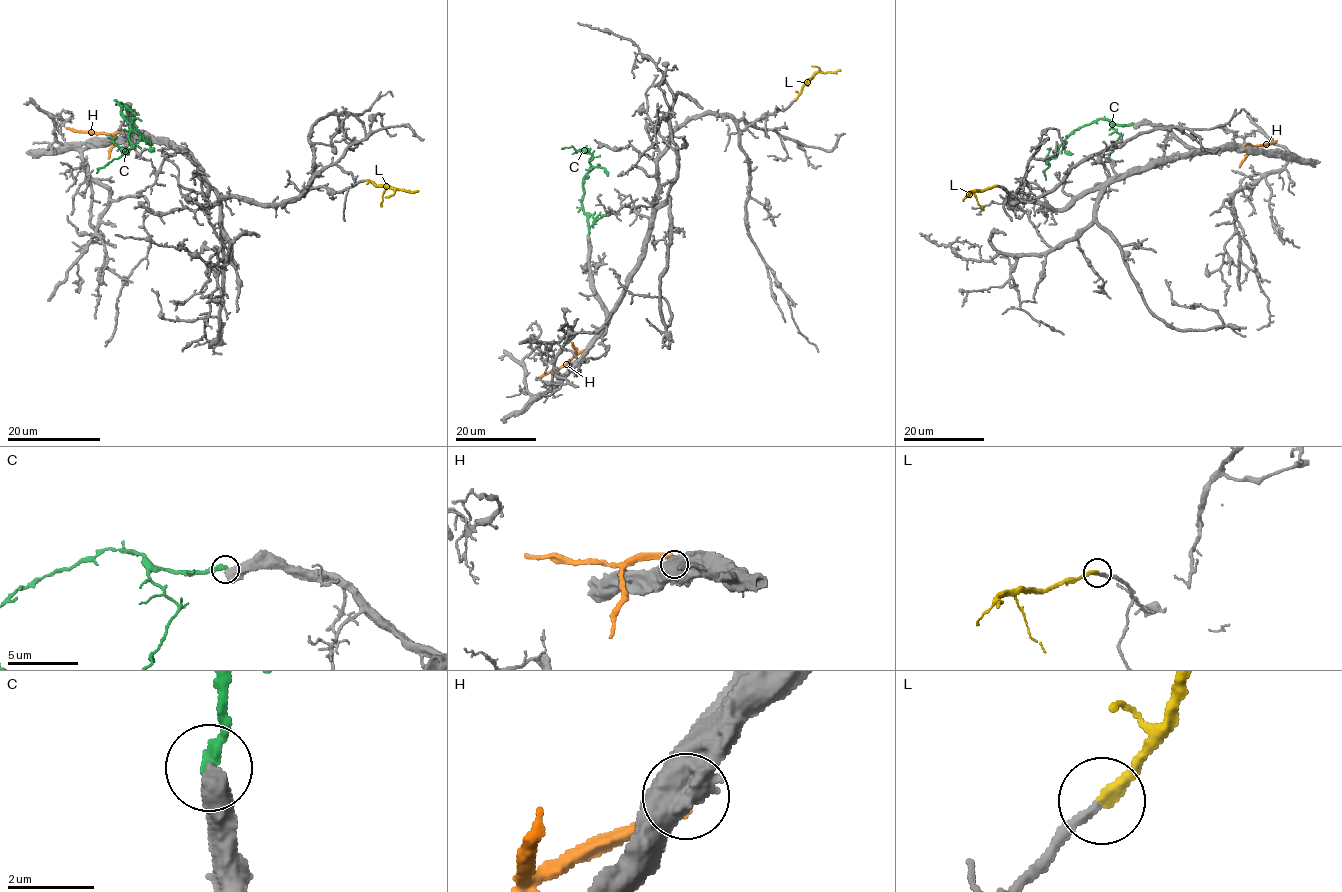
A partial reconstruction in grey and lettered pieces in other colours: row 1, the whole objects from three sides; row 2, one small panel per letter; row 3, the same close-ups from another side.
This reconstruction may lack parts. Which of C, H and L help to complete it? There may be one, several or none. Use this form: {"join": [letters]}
{"join": ["L"]}

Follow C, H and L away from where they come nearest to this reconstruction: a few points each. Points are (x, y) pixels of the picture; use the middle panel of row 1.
C: (587, 236), (588, 216), (581, 200), (583, 177), (590, 170), (590, 154), (572, 147), (561, 149)
H: (590, 347), (535, 379)
L: (795, 100), (802, 87), (818, 72), (840, 70)

